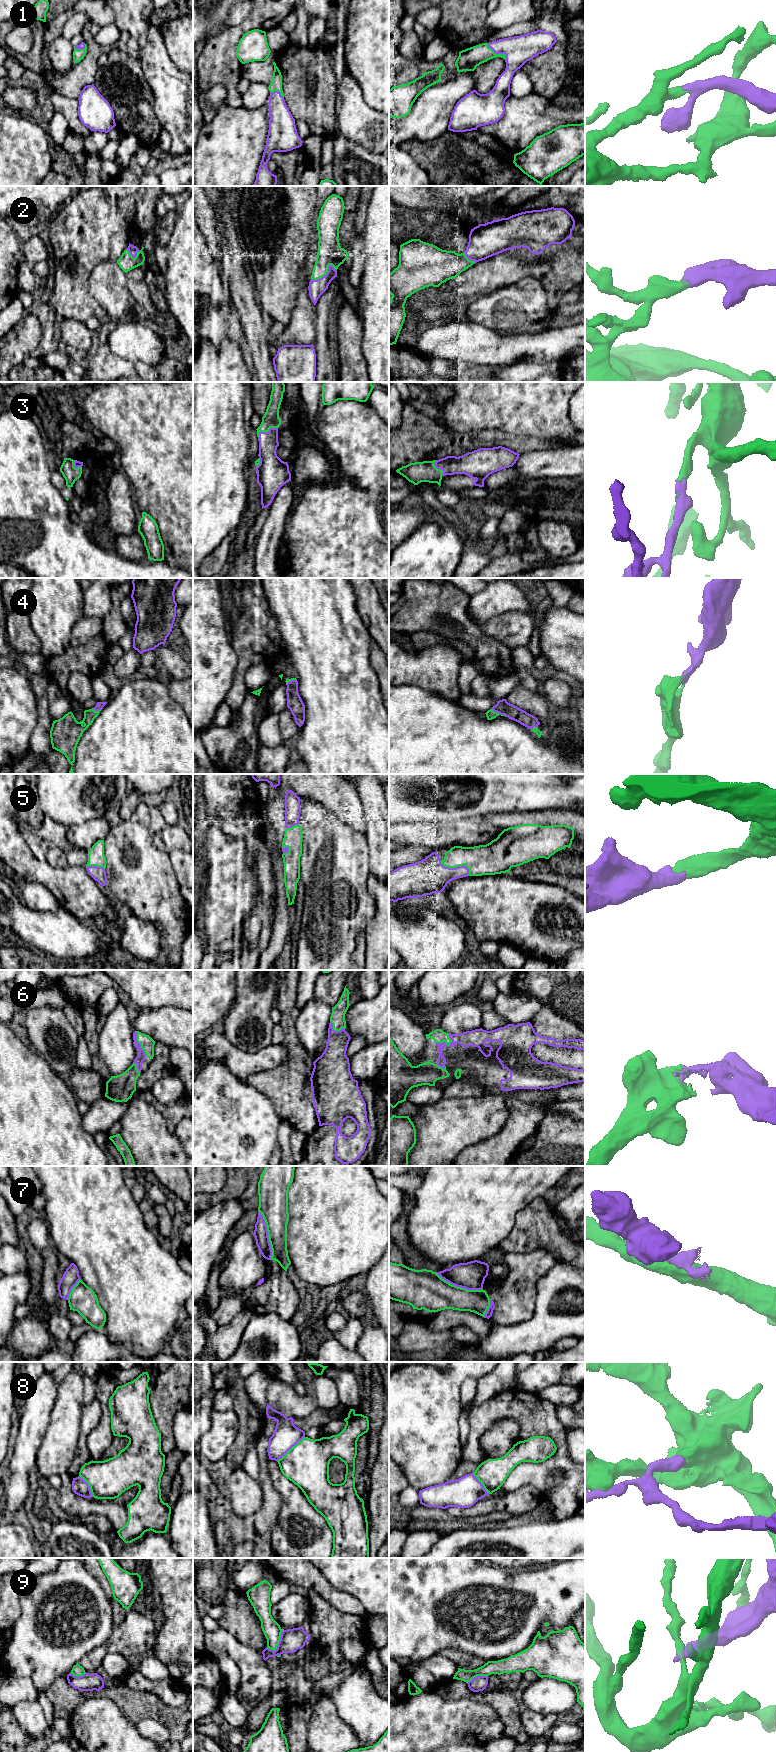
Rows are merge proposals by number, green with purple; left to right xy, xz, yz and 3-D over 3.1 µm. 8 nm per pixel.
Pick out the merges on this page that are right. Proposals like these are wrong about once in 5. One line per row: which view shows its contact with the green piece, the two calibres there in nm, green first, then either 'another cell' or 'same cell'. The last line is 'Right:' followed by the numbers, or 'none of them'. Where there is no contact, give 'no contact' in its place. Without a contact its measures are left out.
1: contact in yz; calibres 170 and 220 nm; same cell
2: contact in xz; calibres 190 and 130 nm; same cell
3: contact in xz; calibres 130 and 160 nm; same cell
4: contact in yz; calibres 80 and 120 nm; same cell
5: contact in yz; calibres 240 and 280 nm; same cell
6: contact in xy; calibres 110 and 70 nm; same cell
7: contact in xz; calibres 240 and 110 nm; another cell
8: contact in xz; calibres 360 and 200 nm; another cell
9: contact in xz; calibres 140 and 180 nm; another cell
Right: 1, 2, 3, 4, 5, 6

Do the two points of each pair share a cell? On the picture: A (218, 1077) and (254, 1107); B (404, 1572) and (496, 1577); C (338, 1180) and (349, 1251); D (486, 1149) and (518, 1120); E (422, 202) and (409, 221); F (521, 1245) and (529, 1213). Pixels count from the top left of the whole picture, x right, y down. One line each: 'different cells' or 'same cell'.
A: same cell
B: same cell
C: same cell
D: same cell
E: different cells
F: same cell

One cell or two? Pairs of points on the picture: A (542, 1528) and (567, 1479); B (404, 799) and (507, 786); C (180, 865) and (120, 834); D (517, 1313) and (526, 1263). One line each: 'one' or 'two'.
A: two
B: one
C: two
D: one

